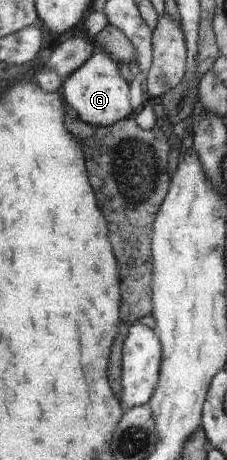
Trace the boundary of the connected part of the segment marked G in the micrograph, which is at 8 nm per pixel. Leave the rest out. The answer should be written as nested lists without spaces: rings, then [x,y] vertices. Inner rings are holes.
[[[97,49],[90,59],[62,81],[60,87],[66,103],[90,125],[108,127],[132,113],[132,97],[128,97],[128,81],[118,73],[118,65],[108,53]]]

